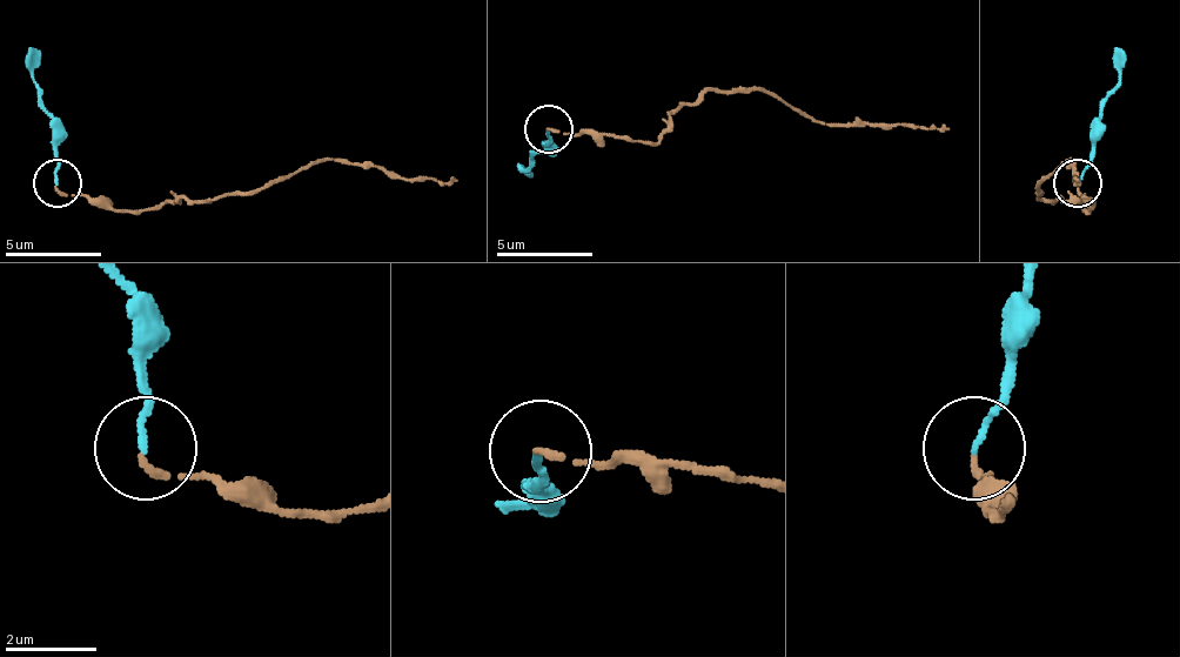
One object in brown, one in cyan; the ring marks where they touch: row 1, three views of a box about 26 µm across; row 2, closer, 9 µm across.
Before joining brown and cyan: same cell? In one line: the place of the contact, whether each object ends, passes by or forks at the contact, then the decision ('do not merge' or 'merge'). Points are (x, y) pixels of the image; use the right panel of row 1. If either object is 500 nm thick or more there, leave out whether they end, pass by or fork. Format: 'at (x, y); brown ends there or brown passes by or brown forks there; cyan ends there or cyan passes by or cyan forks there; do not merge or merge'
at (1078, 183); brown ends there; cyan ends there; merge

